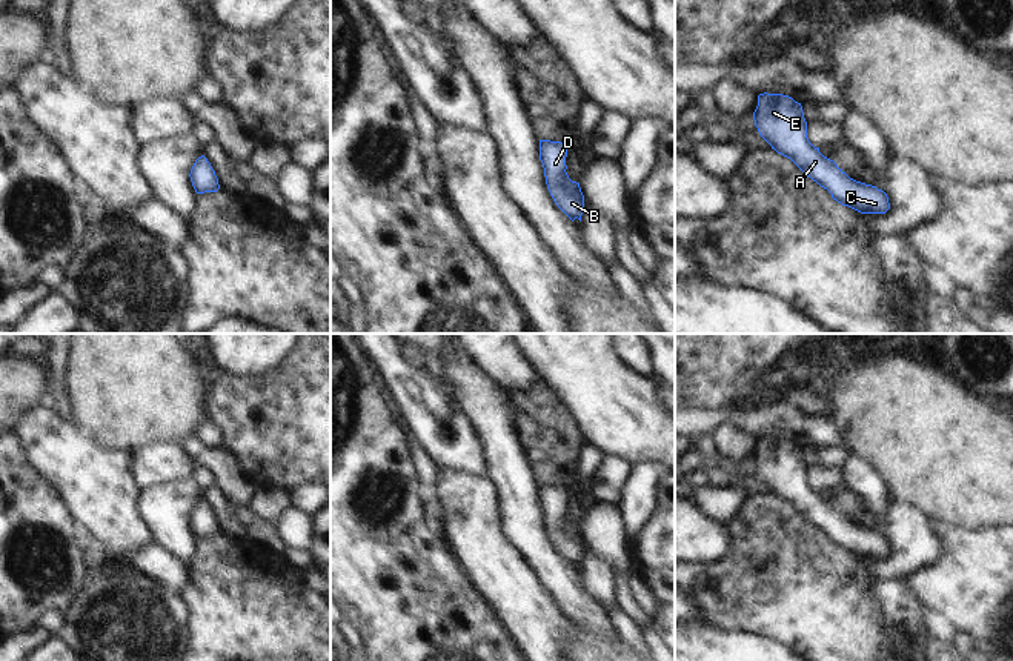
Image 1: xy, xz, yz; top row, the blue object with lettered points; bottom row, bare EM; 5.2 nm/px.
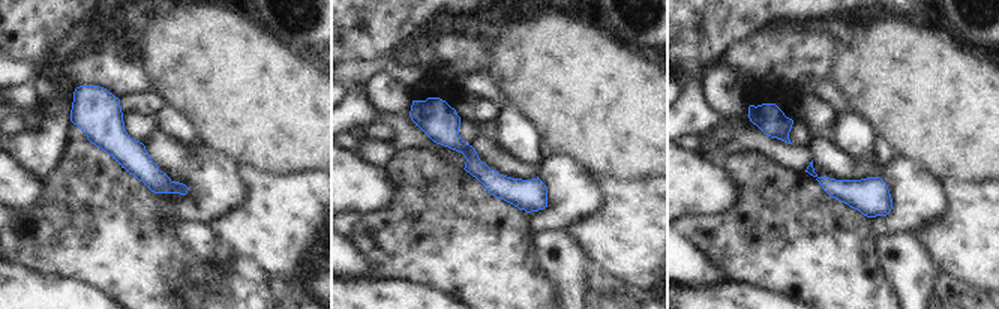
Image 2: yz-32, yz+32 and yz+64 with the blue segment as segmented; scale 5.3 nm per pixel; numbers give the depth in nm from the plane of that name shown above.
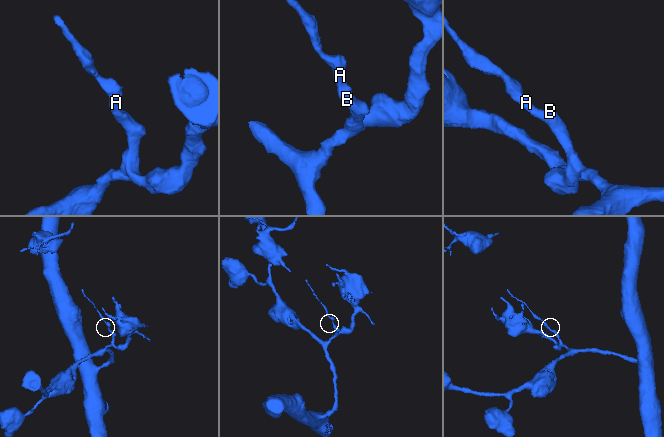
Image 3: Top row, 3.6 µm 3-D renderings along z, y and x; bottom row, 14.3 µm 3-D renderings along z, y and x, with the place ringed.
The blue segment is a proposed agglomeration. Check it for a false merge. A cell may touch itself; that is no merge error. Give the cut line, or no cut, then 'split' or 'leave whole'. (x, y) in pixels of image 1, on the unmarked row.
no cut | leave whole

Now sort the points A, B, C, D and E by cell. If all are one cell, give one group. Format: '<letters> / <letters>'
A B C D E

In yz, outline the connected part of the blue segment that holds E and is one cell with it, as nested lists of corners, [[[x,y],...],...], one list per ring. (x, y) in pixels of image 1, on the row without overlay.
[[[759,438],[753,457],[759,480],[778,498],[790,503],[807,521],[832,538],[832,543],[861,558],[885,558],[888,541],[876,530],[850,523],[824,501],[807,483],[801,447],[782,438]]]

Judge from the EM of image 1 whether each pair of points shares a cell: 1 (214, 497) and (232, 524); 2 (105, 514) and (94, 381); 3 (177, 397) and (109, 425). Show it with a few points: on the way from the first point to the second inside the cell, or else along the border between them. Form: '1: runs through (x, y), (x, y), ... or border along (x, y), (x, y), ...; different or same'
1: runs through (219, 503), (226, 518); same
2: border along (71, 421), (103, 446), (129, 454); different
3: runs through (160, 397), (137, 397), (126, 408); same

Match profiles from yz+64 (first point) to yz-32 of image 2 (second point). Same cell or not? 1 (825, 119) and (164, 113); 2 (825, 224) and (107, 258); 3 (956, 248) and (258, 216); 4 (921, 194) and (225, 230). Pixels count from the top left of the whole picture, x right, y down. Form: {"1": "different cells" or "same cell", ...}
{"1": "different cells", "2": "same cell", "3": "same cell", "4": "different cells"}

